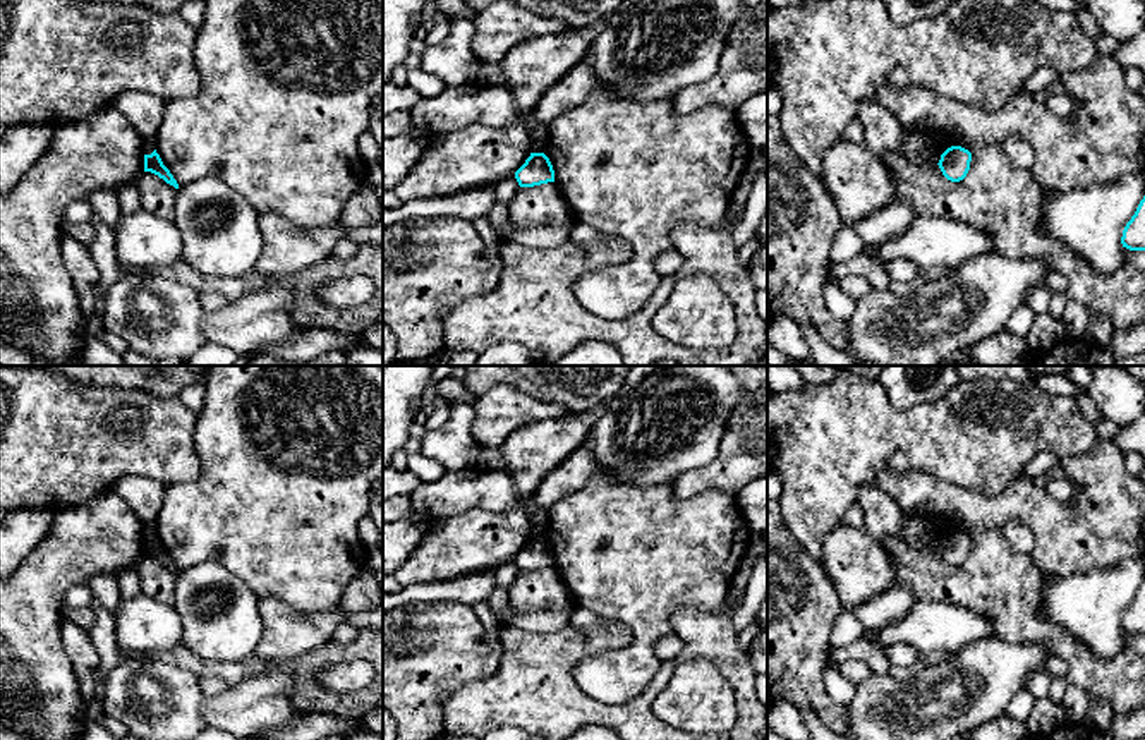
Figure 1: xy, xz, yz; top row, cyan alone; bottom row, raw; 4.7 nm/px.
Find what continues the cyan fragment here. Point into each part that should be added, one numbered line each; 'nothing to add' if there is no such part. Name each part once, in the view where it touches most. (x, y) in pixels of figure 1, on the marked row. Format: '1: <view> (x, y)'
nothing to add

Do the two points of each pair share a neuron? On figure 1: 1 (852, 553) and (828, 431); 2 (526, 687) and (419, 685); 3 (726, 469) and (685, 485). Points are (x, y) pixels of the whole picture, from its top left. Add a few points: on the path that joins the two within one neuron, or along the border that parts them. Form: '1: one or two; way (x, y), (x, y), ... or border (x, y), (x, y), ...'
1: two; border (842, 522), (824, 539), (821, 558)
2: two; border (496, 667), (455, 687), (442, 704), (442, 720)
3: one; way (716, 474), (696, 481)

